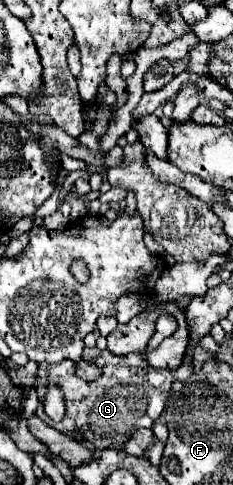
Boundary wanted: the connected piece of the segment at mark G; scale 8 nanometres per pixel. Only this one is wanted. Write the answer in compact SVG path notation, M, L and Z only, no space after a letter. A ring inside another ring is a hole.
M105 352L103 356L83 356L85 362L93 362L99 366L101 376L93 382L87 382L75 374L75 362L61 362L61 364L39 364L39 380L37 392L47 392L45 380L53 382L65 396L67 416L63 422L57 424L57 430L69 434L77 430L83 432L83 440L93 444L93 448L119 448L127 438L131 438L133 430L137 428L151 428L153 422L165 408L171 384L175 380L187 380L193 374L193 366L189 362L191 356L185 356L183 364L175 372L155 370L143 362L143 354L127 354L115 356Z

